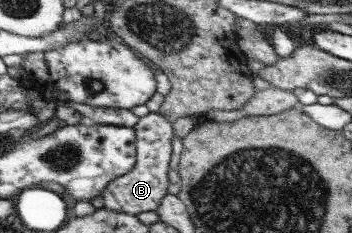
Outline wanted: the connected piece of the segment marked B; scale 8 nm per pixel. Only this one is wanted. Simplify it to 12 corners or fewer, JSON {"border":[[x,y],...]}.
{"border":[[142,116],[136,165],[110,181],[108,209],[156,211],[177,181],[173,123]]}

